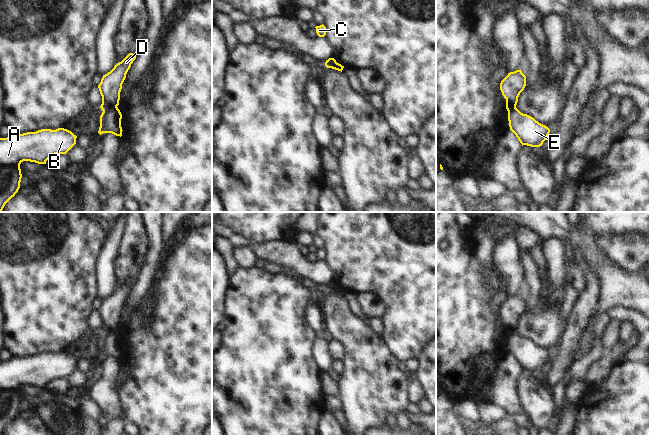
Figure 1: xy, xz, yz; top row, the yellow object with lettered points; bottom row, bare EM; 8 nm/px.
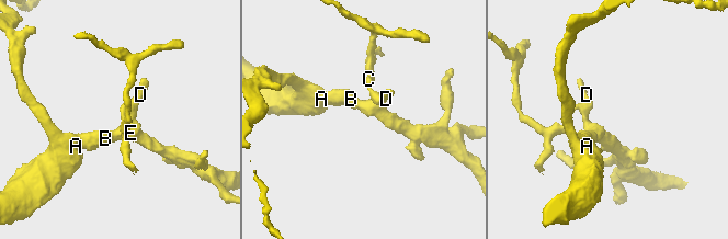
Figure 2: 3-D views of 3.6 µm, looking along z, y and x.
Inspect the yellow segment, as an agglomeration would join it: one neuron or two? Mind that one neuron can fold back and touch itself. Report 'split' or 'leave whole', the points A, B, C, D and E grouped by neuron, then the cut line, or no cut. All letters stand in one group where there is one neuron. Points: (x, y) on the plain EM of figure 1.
split; groups A B E / C D; cut xy (116, 330), (106, 332), (103, 335)

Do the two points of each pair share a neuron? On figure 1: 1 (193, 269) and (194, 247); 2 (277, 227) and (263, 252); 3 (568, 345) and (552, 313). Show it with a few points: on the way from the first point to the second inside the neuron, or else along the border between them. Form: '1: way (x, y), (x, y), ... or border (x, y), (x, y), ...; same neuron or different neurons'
1: way (194, 264), (194, 252); same neuron
2: border (247, 239), (253, 242), (294, 240); different neurons
3: border (566, 326), (561, 337); different neurons

